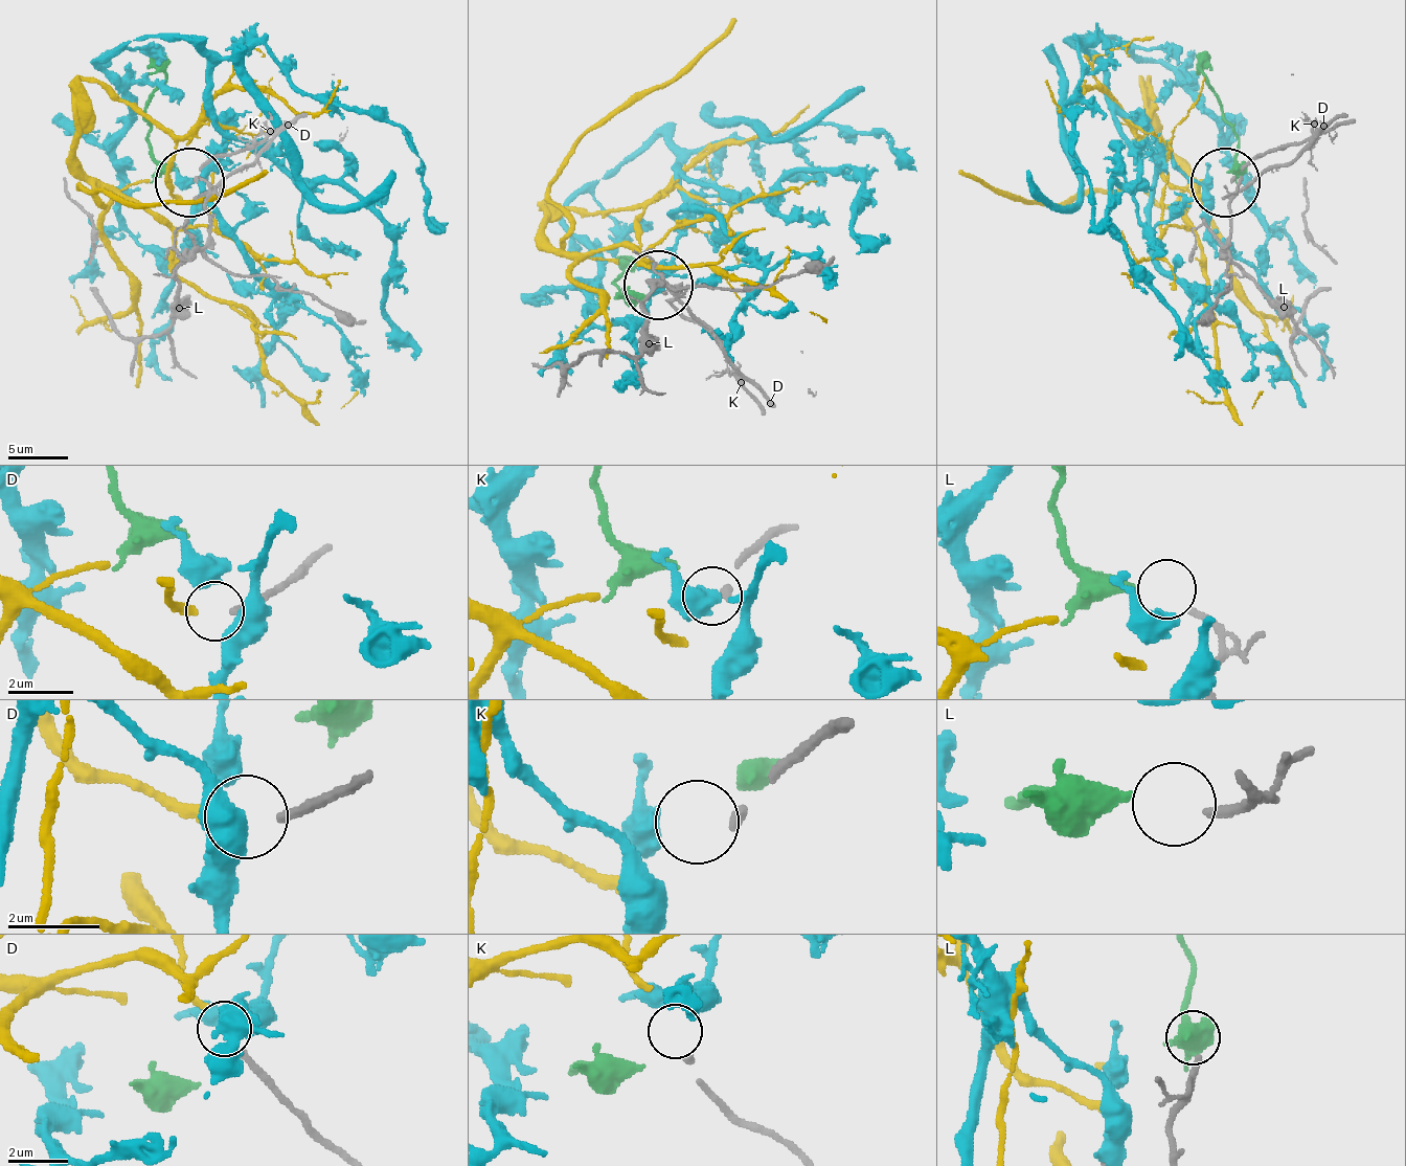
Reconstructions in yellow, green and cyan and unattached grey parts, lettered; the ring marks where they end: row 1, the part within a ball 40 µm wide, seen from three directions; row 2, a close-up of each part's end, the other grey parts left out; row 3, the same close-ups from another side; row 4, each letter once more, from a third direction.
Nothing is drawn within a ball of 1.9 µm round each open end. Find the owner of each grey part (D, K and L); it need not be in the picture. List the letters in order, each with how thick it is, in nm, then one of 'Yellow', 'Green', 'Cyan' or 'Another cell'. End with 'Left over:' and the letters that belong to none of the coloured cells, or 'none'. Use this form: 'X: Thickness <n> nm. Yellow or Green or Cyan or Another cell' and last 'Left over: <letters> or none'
D: Thickness 200 nm. Another cell
K: Thickness 190 nm. Another cell
L: Thickness 180 nm. Green
Left over: D, K

